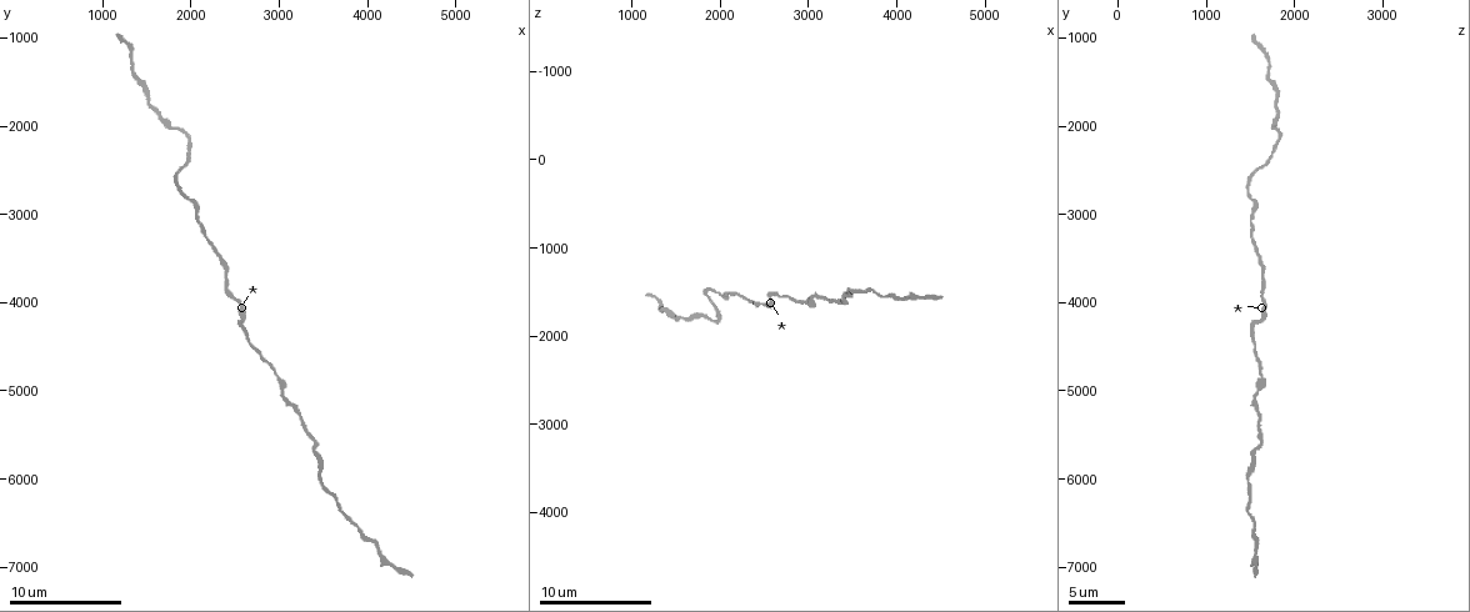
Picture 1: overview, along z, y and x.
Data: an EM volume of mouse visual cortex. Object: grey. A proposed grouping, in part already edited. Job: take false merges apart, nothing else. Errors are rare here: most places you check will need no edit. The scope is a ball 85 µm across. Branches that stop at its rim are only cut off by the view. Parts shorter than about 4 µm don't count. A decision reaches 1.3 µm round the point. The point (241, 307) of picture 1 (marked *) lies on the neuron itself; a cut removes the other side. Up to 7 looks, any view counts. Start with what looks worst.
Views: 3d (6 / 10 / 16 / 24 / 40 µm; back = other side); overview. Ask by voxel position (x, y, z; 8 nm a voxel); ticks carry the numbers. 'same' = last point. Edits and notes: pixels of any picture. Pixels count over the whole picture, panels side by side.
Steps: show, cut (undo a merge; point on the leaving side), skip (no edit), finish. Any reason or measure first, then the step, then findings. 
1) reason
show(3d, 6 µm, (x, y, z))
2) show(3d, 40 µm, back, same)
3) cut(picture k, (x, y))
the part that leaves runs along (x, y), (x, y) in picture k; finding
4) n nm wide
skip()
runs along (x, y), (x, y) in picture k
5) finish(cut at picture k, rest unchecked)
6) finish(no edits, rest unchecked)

calibre changes
show(3d, 16 µm, (3050, 5050, 1550))

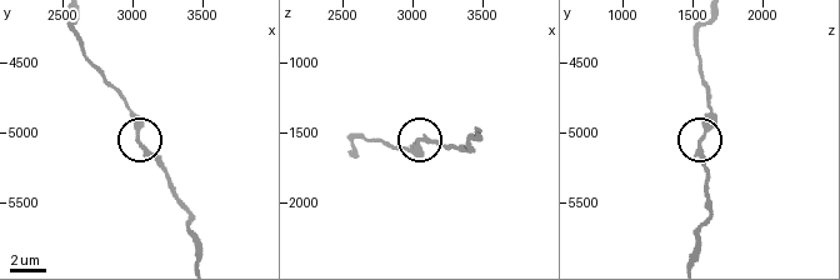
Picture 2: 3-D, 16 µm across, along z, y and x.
skip()
runs along (705, 23), (696, 49), (705, 94), (705, 178) in picture 2; continuous, no second neuron

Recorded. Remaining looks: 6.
thick turns thin
show(3d, 10 µm, (2600, 4300, 1500))

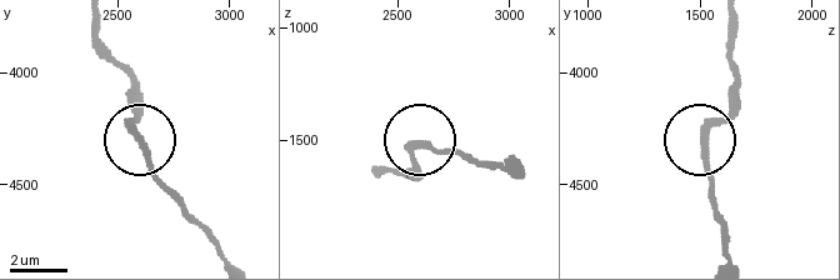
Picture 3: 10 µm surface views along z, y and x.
show(3d, 6 µm, (2600, 4310, 1520))

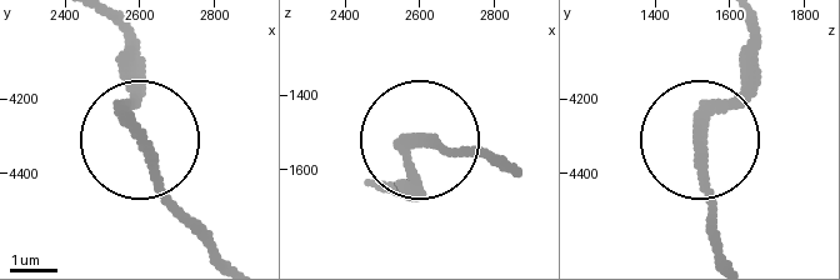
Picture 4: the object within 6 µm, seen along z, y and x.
skip()
runs along (130, 48), (145, 164), (209, 231) in picture 4; all the same neuron

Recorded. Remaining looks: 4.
calibre changes
show(3d, 10 µm, (1550, 1650, 1850))

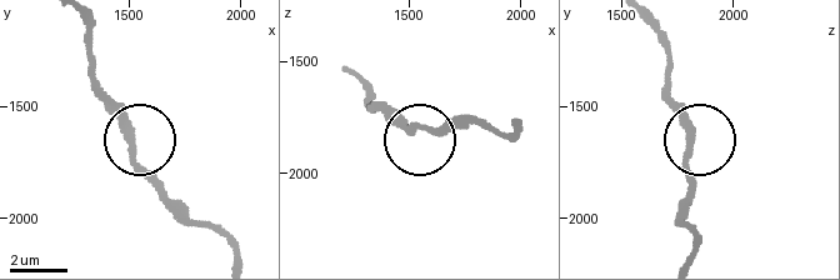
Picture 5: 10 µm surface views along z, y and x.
260 nm wide
skip()
runs along (688, 255), (685, 169), (693, 126), (666, 93) in picture 5; continuous, no second neuron

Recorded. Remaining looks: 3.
finish(no edits, rest unchecked)

